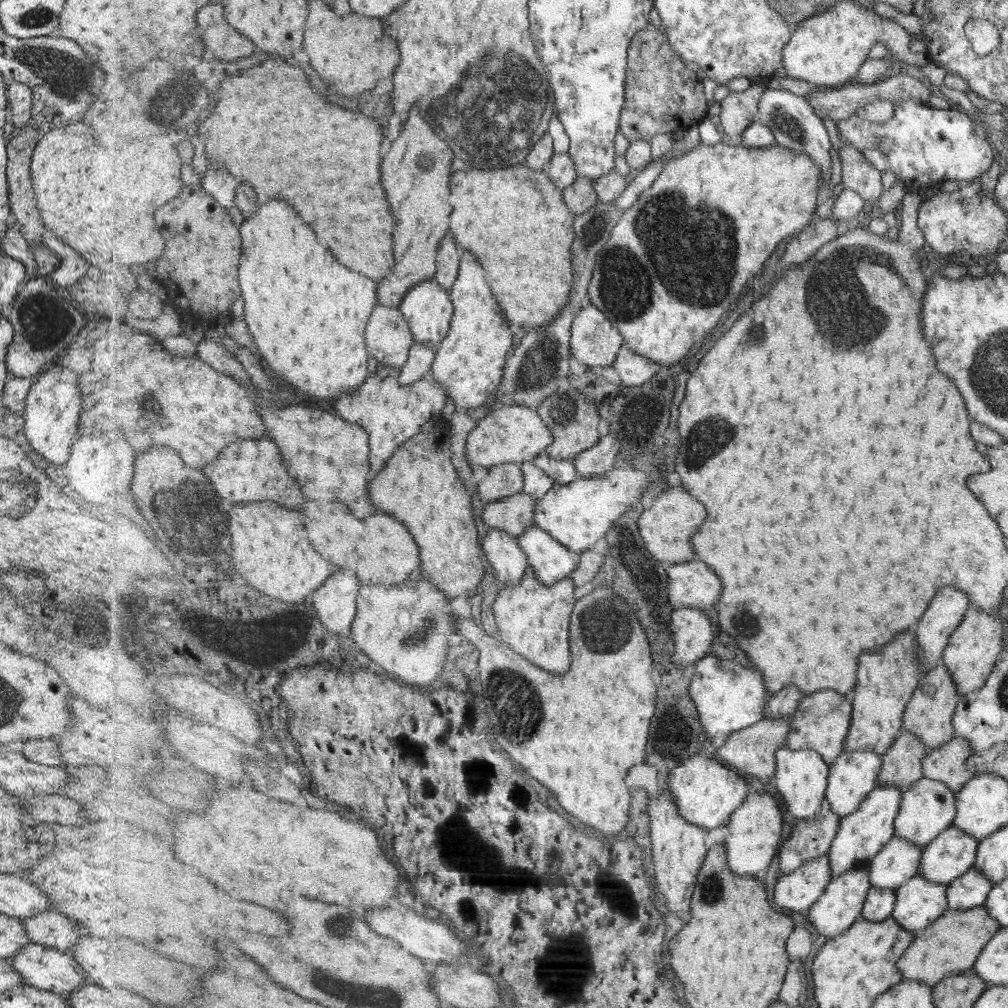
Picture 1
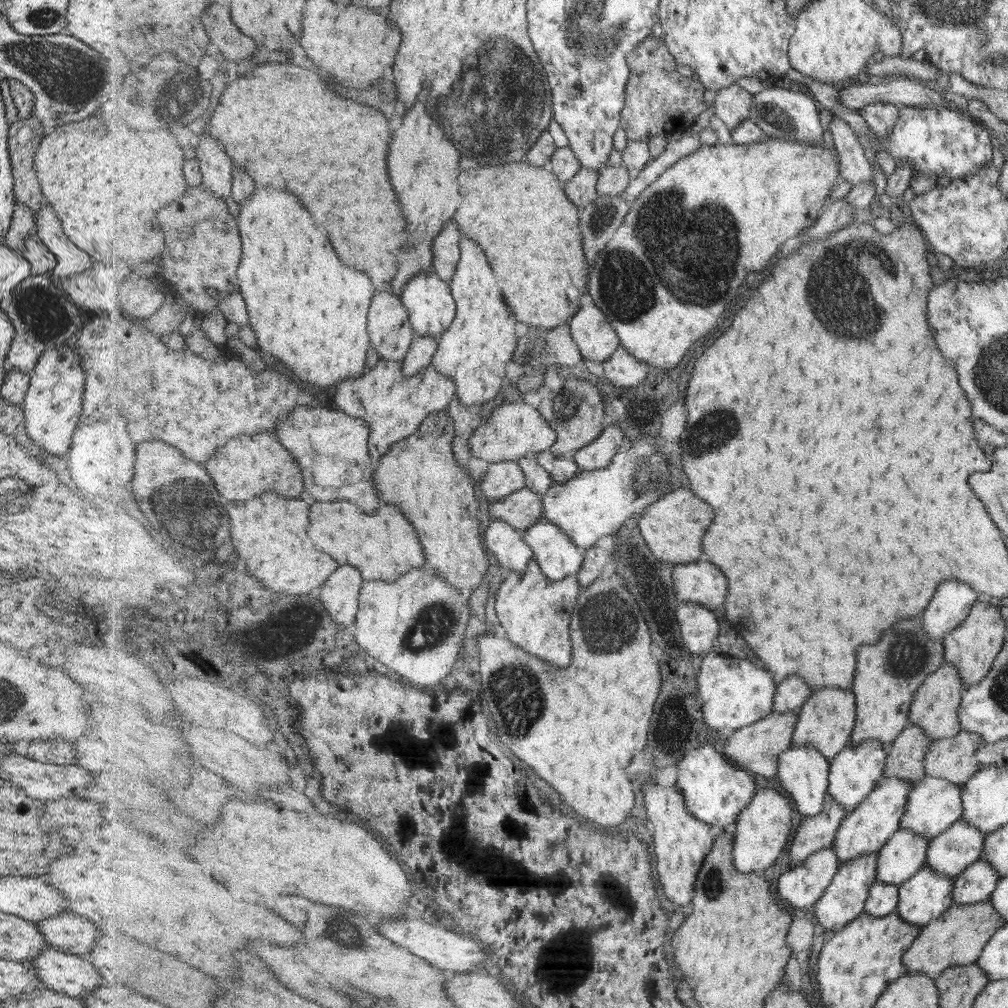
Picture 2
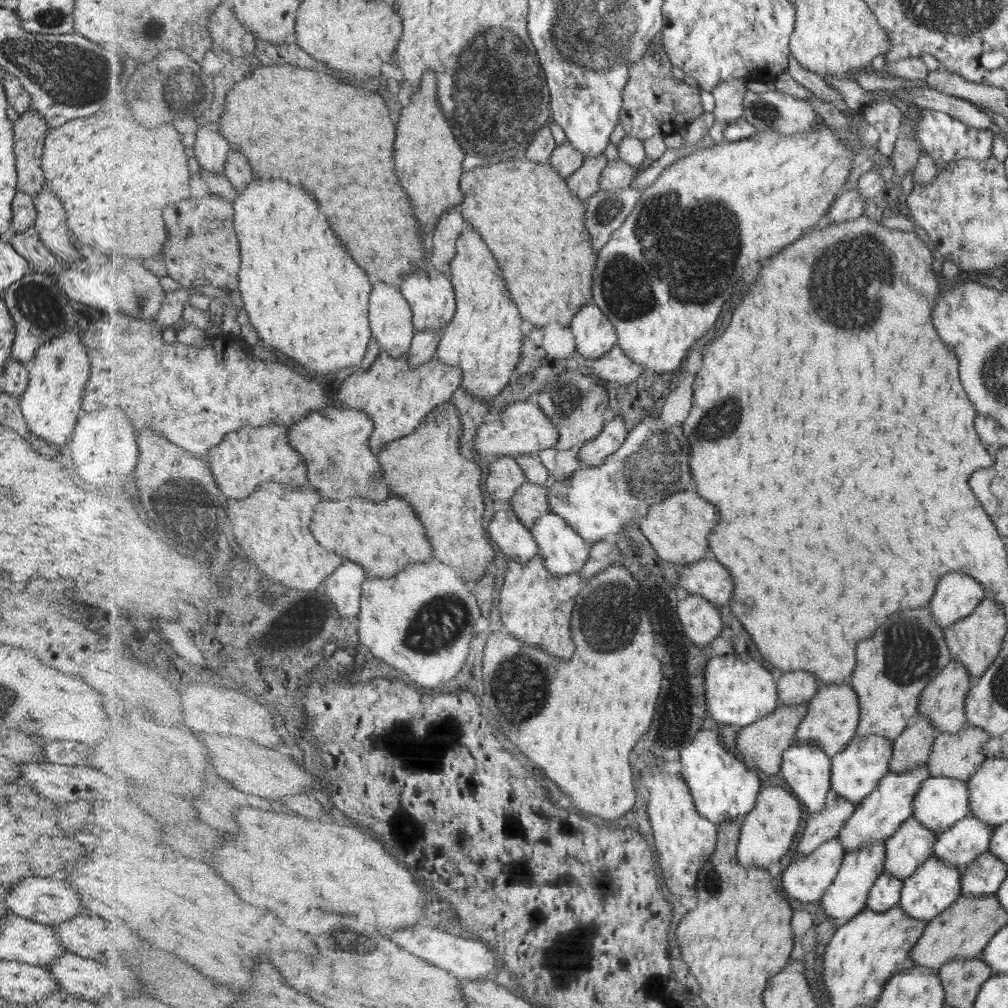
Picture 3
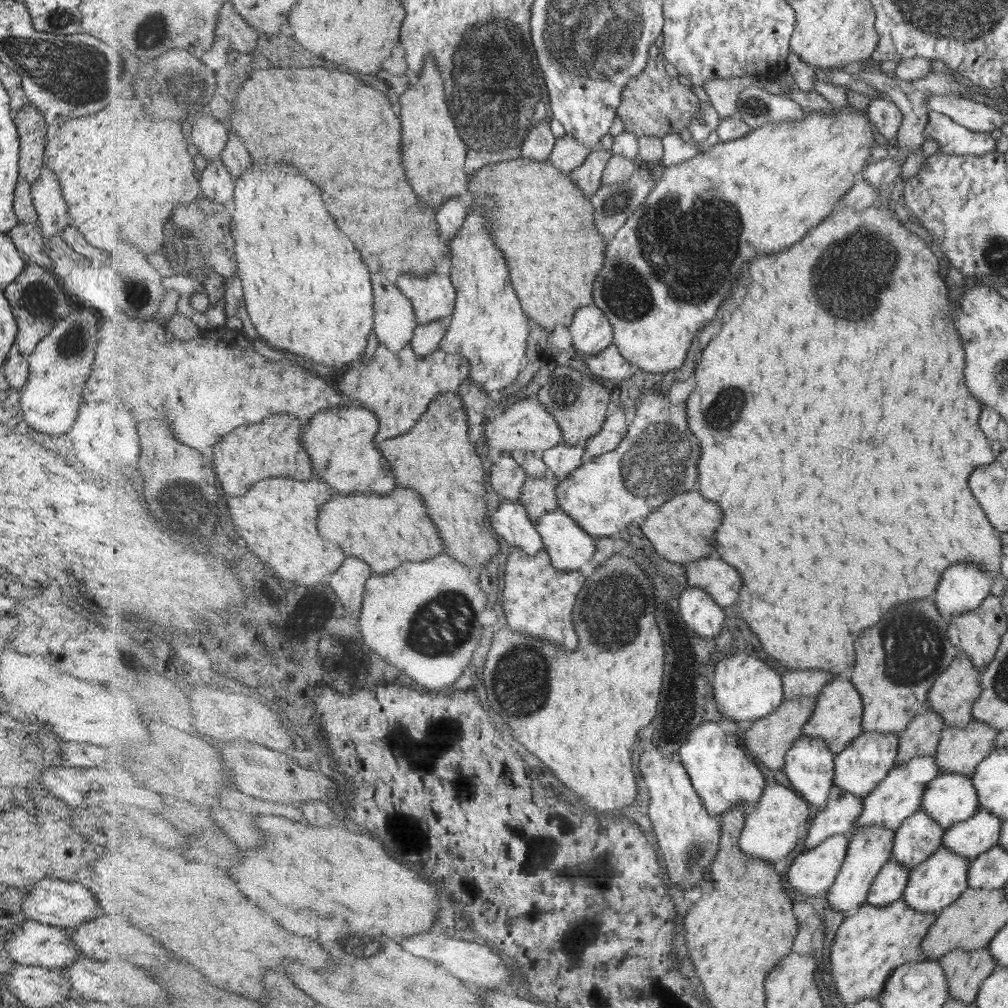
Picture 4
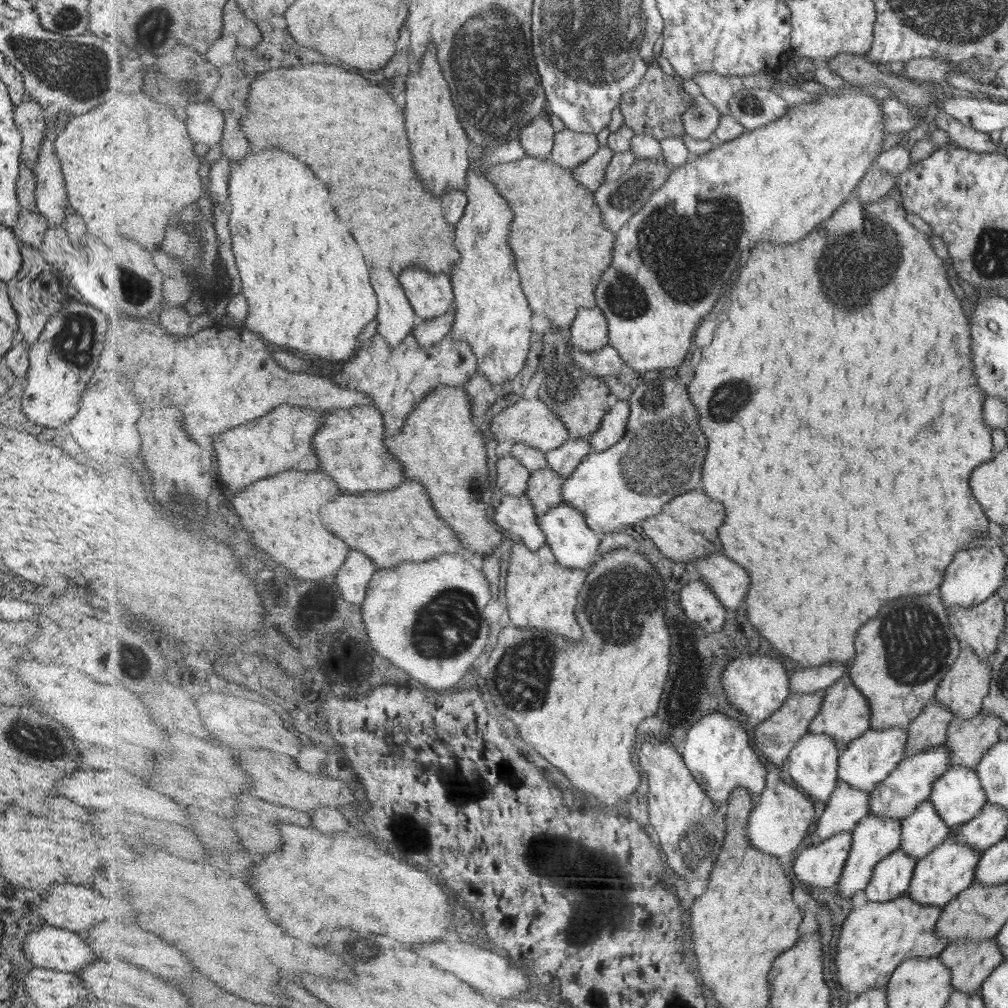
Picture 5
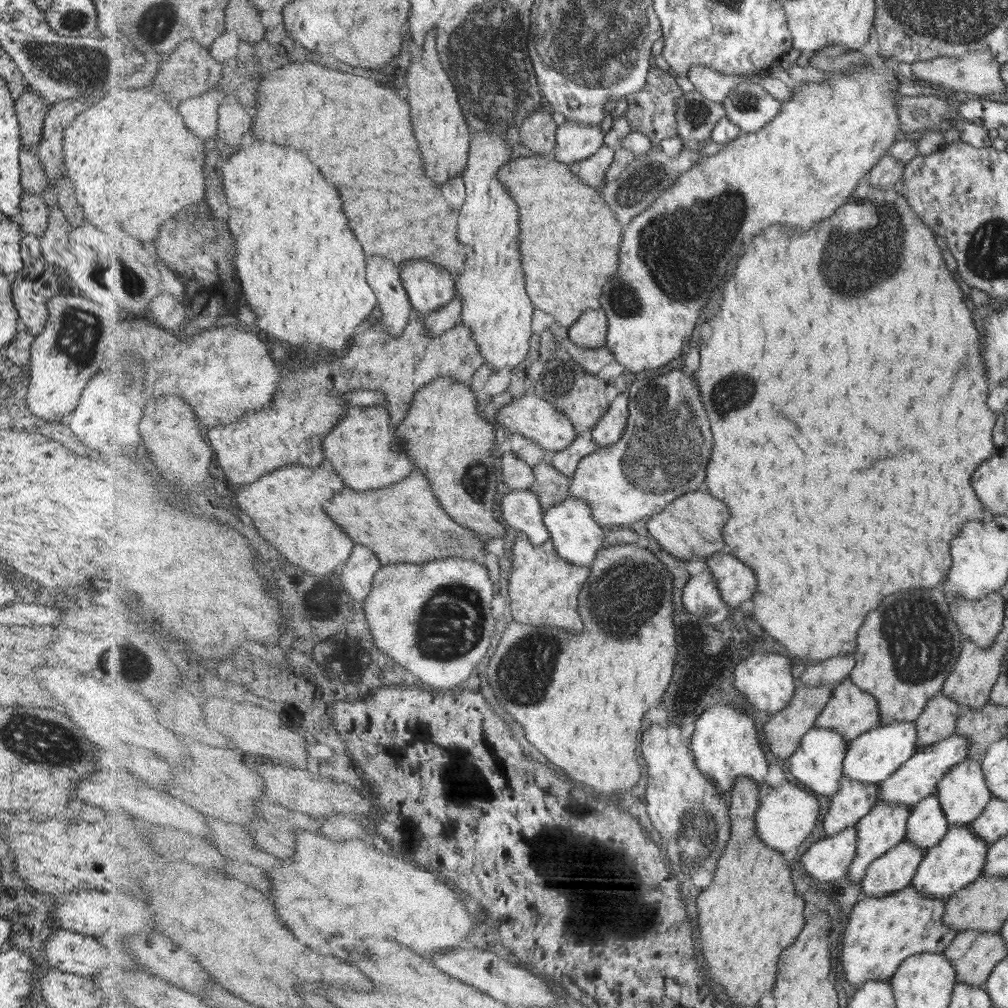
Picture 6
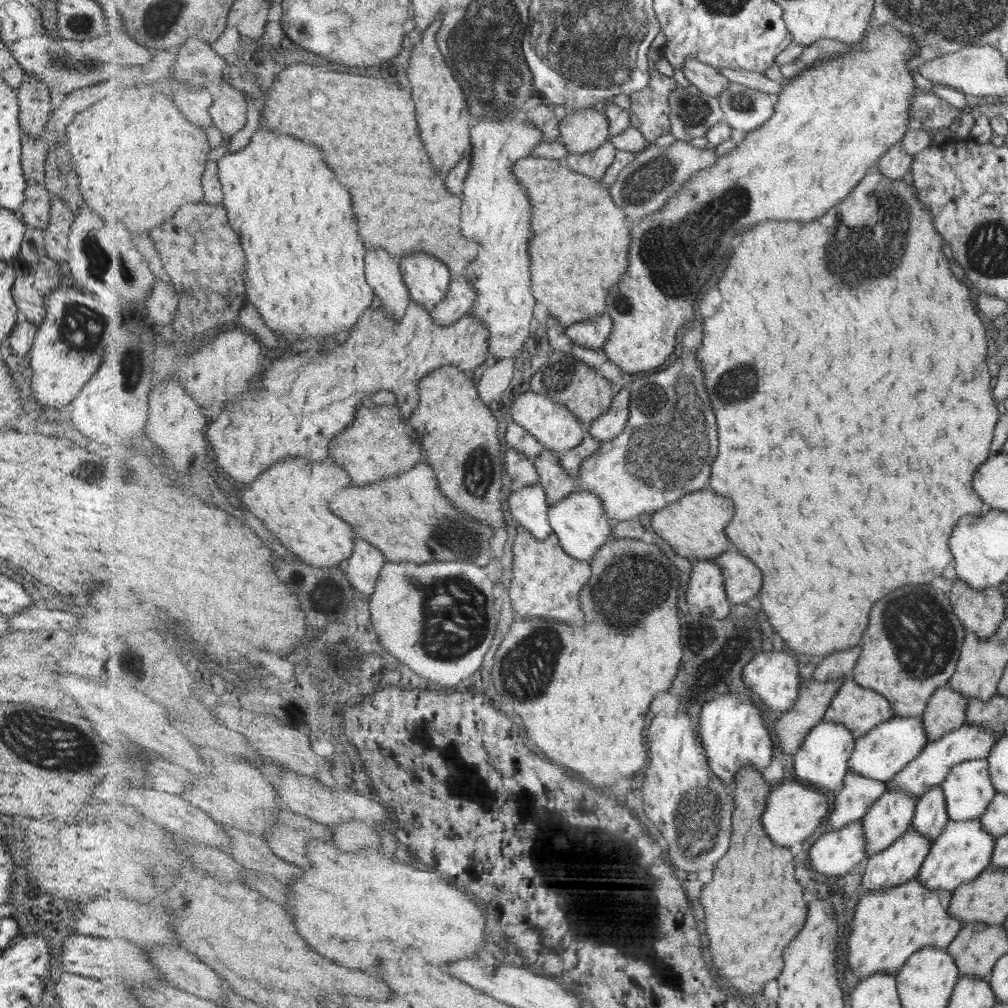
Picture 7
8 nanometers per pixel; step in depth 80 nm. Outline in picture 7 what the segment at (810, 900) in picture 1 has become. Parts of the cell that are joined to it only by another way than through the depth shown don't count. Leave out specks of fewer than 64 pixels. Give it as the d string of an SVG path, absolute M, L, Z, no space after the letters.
M862 820L836 831L827 829L808 853L812 869L827 878L842 878L850 874L868 856L865 838Z

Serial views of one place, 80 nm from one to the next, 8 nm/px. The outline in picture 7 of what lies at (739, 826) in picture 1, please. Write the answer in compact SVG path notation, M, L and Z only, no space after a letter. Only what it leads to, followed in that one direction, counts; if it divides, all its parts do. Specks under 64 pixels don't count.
M795 779L795 782L779 784L771 789L762 821L773 842L777 842L779 846L791 848L799 842L803 844L803 841L819 828L819 824L823 822L827 812L829 812L827 794L823 794L817 788Z

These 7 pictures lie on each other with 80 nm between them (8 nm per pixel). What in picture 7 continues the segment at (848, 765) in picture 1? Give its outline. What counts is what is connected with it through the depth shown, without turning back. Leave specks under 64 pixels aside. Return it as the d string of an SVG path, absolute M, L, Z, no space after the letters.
M924 715L893 717L878 724L872 731L856 741L856 747L849 761L851 771L867 778L887 783L895 778L909 763L912 763L930 742L925 728Z

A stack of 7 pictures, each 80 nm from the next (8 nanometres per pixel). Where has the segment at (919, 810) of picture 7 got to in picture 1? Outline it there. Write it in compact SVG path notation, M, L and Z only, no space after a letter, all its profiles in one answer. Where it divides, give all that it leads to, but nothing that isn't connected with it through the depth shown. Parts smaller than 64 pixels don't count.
M895 835L892 842L870 862L869 880L872 886L897 892L898 888L919 873L923 850L921 846Z

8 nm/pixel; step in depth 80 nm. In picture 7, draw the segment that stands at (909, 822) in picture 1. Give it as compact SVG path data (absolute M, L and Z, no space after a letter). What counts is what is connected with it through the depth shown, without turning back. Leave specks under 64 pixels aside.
M985 759L966 760L957 764L941 785L950 820L954 821L979 818L996 792Z

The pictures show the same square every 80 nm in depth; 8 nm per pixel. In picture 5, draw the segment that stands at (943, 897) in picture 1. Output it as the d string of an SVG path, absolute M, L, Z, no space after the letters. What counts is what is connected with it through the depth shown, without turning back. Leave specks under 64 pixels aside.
M953 832L947 837L947 840L937 849L933 850L929 856L918 860L916 871L907 892L911 898L914 898L919 904L925 906L939 906L942 909L950 904L957 894L971 886L975 881L975 869L977 863L980 863L980 852L969 848L963 842L957 842Z

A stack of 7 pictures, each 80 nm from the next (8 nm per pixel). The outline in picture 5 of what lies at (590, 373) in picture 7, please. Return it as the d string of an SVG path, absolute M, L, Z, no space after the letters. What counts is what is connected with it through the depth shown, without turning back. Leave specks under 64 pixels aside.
M589 377L579 383L577 396L545 396L553 408L557 408L557 416L564 421L570 431L571 439L589 439L594 435L603 422L604 416L613 407L609 404L609 392L607 386L599 377Z

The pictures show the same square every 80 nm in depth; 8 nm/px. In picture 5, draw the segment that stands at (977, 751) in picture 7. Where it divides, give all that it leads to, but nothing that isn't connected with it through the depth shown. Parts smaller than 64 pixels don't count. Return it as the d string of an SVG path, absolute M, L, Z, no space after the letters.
M947 745L933 747L921 754L903 759L900 766L871 792L869 815L895 817L901 820L910 817L917 807L930 800L936 780L939 780L951 766L952 754Z

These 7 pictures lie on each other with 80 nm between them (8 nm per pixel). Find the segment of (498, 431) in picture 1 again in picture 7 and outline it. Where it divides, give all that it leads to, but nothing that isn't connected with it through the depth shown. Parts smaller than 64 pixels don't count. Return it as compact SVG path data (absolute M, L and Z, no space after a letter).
M525 389L525 394L517 396L513 400L511 410L507 417L511 416L522 428L525 428L533 436L537 437L547 449L553 449L561 454L577 448L587 436L590 436L589 426L582 423L574 412L571 412L565 405L559 404L549 396L537 394L537 392Z

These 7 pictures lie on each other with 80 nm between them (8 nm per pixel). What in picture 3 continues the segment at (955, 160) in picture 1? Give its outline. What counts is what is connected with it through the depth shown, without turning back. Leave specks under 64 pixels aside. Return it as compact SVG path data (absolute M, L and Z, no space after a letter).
M921 108L919 122L915 127L921 154L928 154L937 169L953 164L955 160L987 160L991 156L993 133L989 129L973 128L949 113Z

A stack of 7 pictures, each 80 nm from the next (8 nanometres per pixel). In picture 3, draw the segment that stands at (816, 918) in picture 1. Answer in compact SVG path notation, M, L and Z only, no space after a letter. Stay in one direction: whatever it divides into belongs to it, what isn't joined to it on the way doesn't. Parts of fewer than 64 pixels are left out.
M881 842L881 844L875 844L875 846L865 846L865 848L859 848L857 852L846 854L837 879L828 888L820 903L823 917L827 916L838 923L843 923L860 915L867 908L868 896L872 886L884 875L885 859L887 859L885 844L886 842Z

